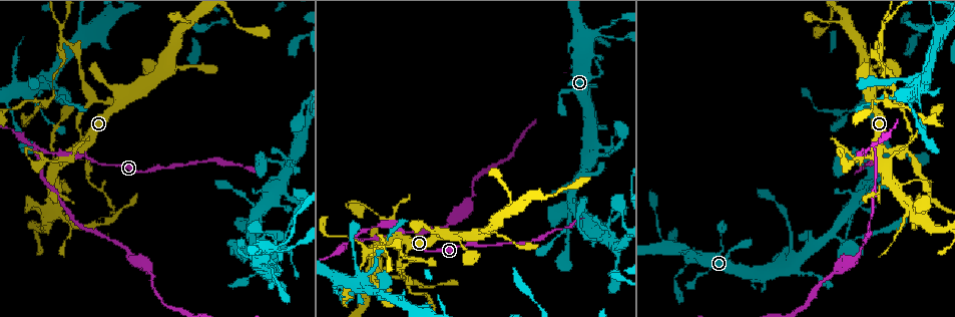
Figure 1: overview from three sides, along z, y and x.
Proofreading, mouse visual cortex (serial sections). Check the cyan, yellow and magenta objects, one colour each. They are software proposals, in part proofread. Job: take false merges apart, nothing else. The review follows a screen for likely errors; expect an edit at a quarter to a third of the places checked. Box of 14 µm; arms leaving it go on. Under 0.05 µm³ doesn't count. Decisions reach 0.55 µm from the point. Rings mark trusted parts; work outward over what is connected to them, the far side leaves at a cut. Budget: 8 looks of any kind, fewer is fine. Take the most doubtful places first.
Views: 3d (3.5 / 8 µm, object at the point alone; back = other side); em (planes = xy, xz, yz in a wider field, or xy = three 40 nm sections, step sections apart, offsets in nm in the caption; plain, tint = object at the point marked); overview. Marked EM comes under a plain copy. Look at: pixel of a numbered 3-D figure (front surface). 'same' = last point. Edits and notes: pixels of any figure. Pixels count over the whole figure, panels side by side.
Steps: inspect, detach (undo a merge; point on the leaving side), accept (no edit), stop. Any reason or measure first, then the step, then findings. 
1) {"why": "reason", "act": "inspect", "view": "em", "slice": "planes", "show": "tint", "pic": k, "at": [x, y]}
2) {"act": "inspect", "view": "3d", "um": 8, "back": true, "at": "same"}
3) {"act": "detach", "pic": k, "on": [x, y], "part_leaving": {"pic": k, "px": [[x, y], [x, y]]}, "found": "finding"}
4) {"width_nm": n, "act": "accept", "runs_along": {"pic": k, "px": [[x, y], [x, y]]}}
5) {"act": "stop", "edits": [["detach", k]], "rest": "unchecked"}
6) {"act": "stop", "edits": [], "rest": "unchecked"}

{"why": "branch point", "act": "inspect", "view": "3d", "um": 8, "pic": 1, "at": [36, 146]}

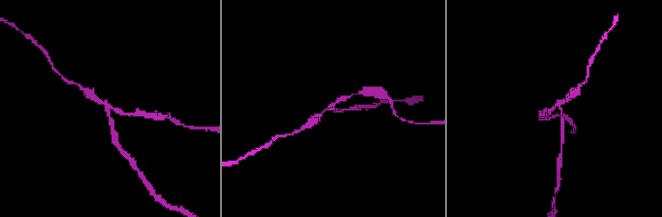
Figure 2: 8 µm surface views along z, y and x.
{"why": "closer look", "act": "inspect", "view": "3d", "um": 3.5, "back": true, "pic": 2, "at": [111, 105]}

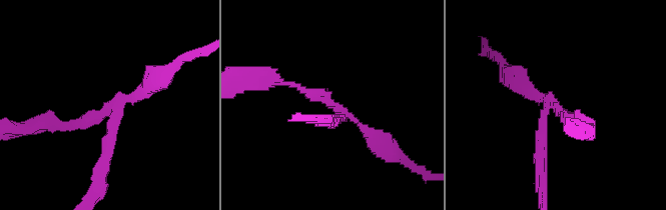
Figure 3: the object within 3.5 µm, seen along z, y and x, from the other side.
{"arms": 3, "arm_widths_nm": [100, 200, 200], "why": "shape alone is not enough", "act": "inspect", "view": "em", "slice": "xy", "step": 5, "show": "tint", "pic": 3, "at": [334, 109]}

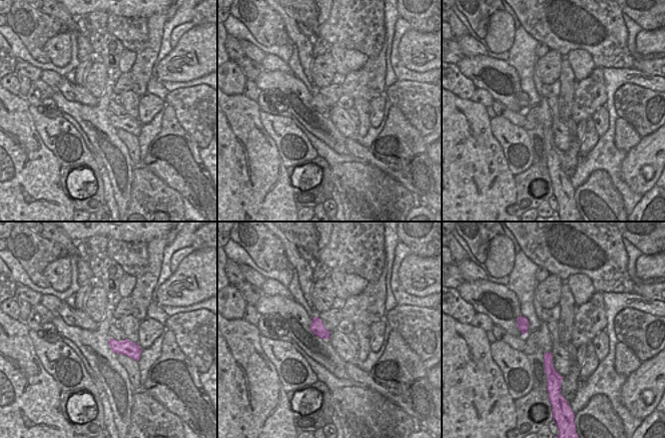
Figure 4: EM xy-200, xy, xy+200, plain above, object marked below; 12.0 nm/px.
{"act": "detach", "pic": 3, "on": [106, 142], "part_leaving": {"pic": 3, "px": [[114, 112], [102, 185], [90, 201]]}, "found": "a second cell is stuck on"}

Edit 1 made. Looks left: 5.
{"why": "three arms meet", "act": "inspect", "view": "3d", "um": 8, "pic": 1, "at": [398, 263]}

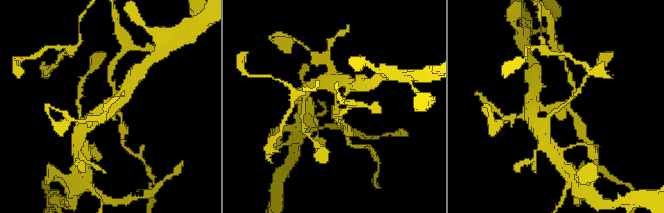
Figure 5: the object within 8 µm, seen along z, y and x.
{"act": "inspect", "view": "3d", "um": 3.5, "pic": 5, "at": [563, 110]}

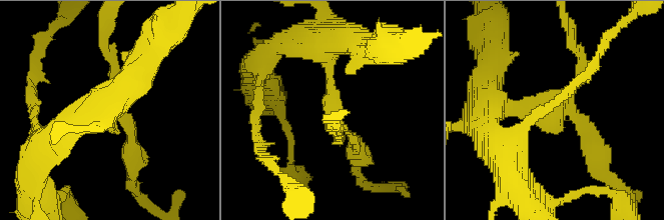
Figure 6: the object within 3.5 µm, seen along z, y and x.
{"act": "inspect", "view": "em", "slice": "xy", "step": 2, "show": "tint", "pic": 6, "at": [331, 105]}

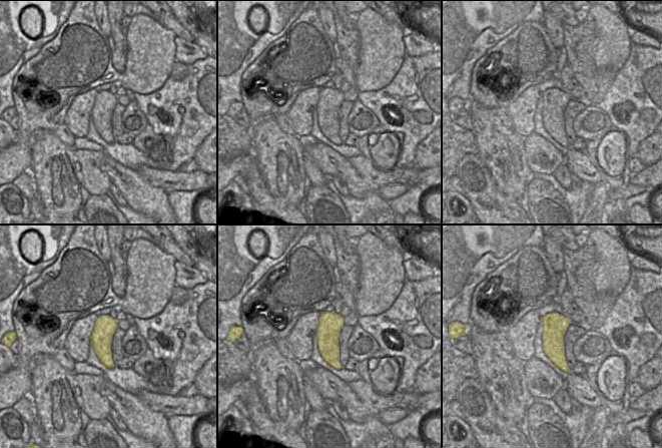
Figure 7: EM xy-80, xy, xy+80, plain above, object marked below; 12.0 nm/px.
{"act": "detach", "pic": 6, "on": [593, 137], "found": "a second cell is stuck on"}

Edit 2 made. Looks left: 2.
{"act": "stop", "edits": [["detach", 3], ["detach", 6]], "rest": "unchecked"}

